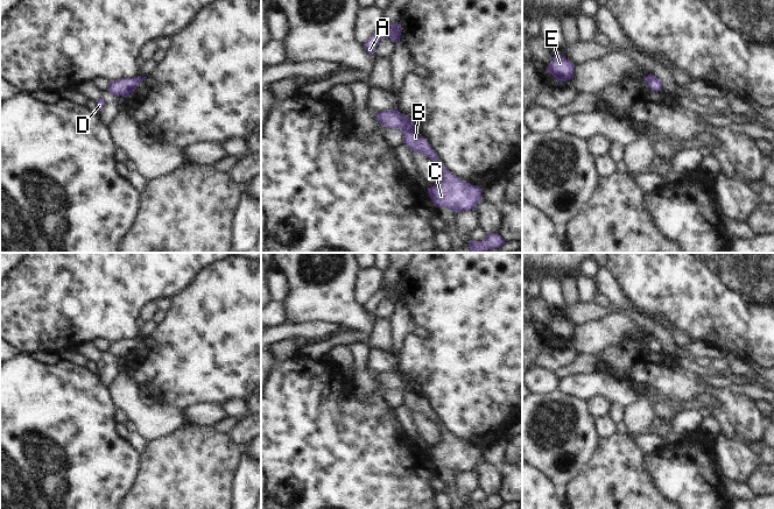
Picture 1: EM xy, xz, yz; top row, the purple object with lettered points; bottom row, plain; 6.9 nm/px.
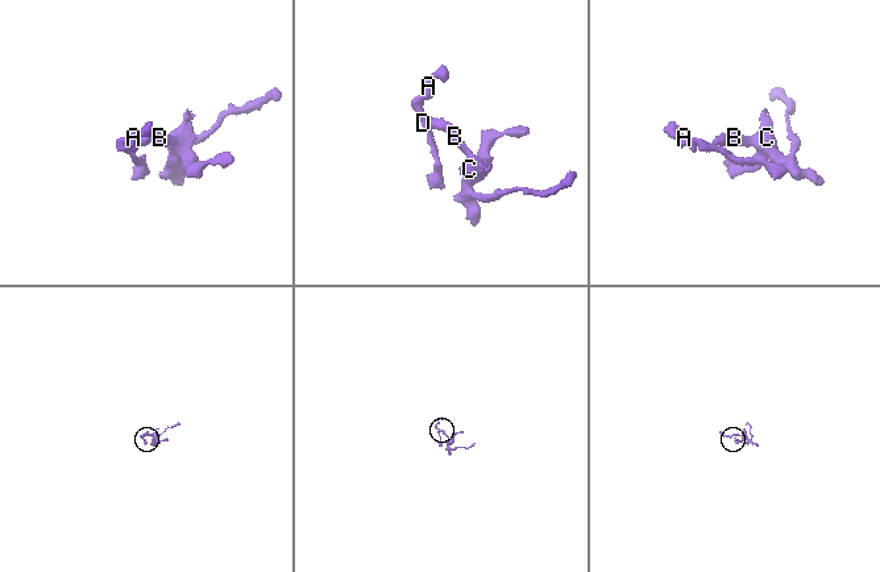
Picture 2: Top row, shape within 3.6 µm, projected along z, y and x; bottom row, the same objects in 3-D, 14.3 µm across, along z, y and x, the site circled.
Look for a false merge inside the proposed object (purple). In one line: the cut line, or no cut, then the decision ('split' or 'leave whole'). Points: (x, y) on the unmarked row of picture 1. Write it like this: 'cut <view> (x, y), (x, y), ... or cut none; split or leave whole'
cut xz (400, 375), (403, 382), (401, 391); split

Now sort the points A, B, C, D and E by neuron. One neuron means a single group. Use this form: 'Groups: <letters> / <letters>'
Groups: A D E / B C

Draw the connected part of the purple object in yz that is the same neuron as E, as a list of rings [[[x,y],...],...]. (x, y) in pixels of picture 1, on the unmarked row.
[[[556,314],[546,328],[546,333],[553,335],[556,342],[565,342],[574,339],[574,330],[575,326],[565,319],[564,314]]]

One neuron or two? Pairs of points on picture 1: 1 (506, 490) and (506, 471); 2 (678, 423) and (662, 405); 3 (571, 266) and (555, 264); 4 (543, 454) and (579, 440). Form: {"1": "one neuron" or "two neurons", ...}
{"1": "one neuron", "2": "two neurons", "3": "one neuron", "4": "one neuron"}

